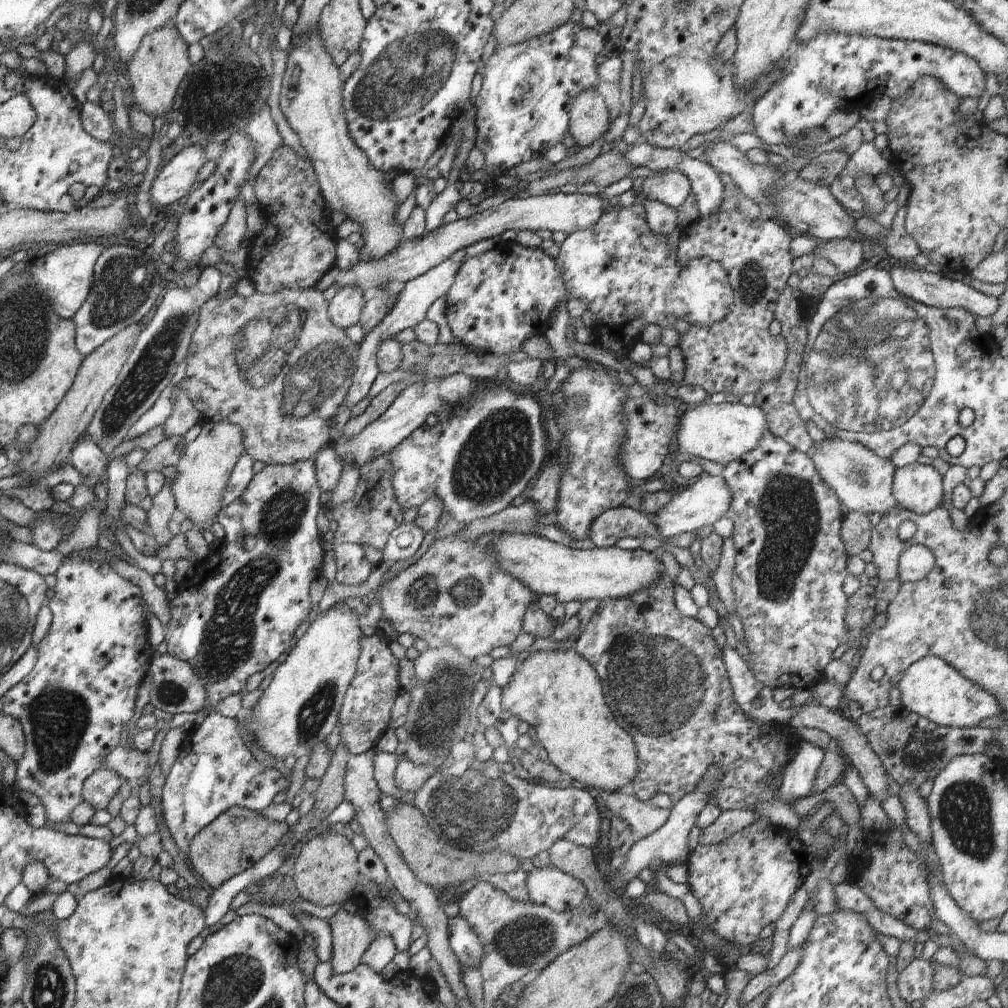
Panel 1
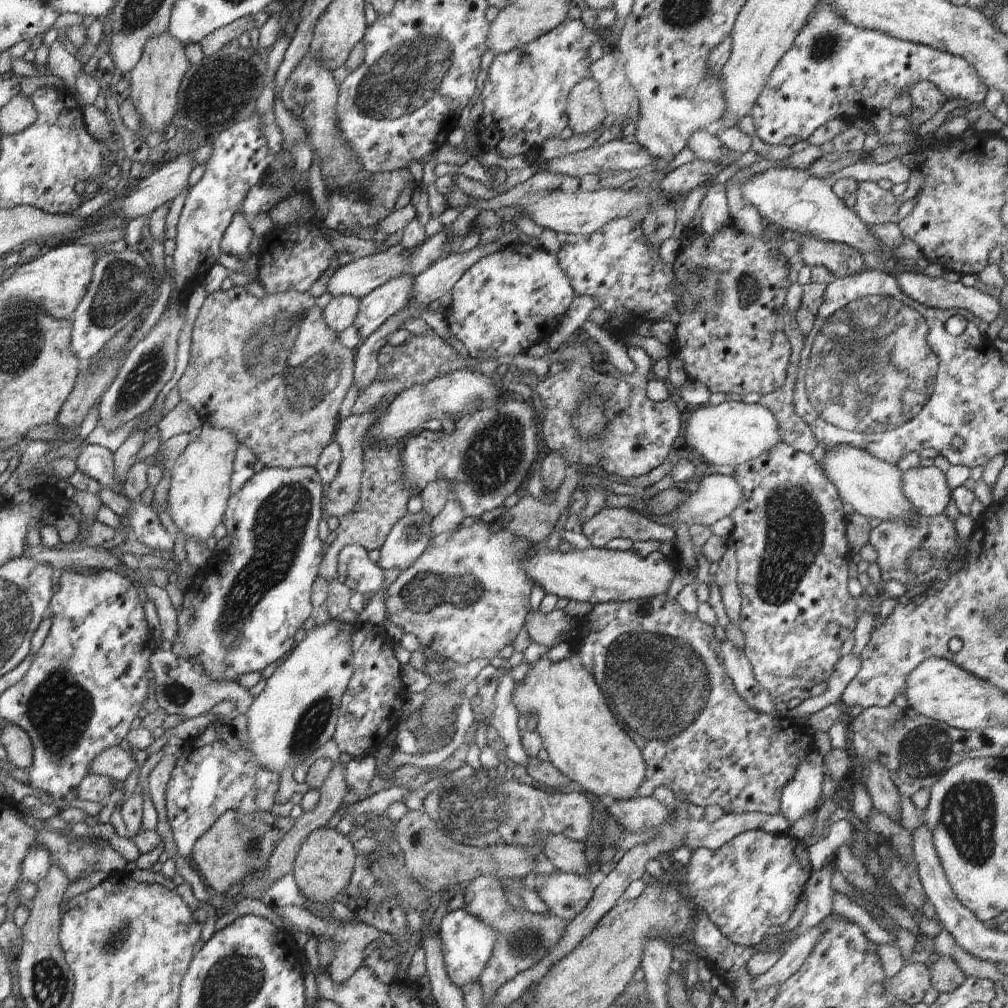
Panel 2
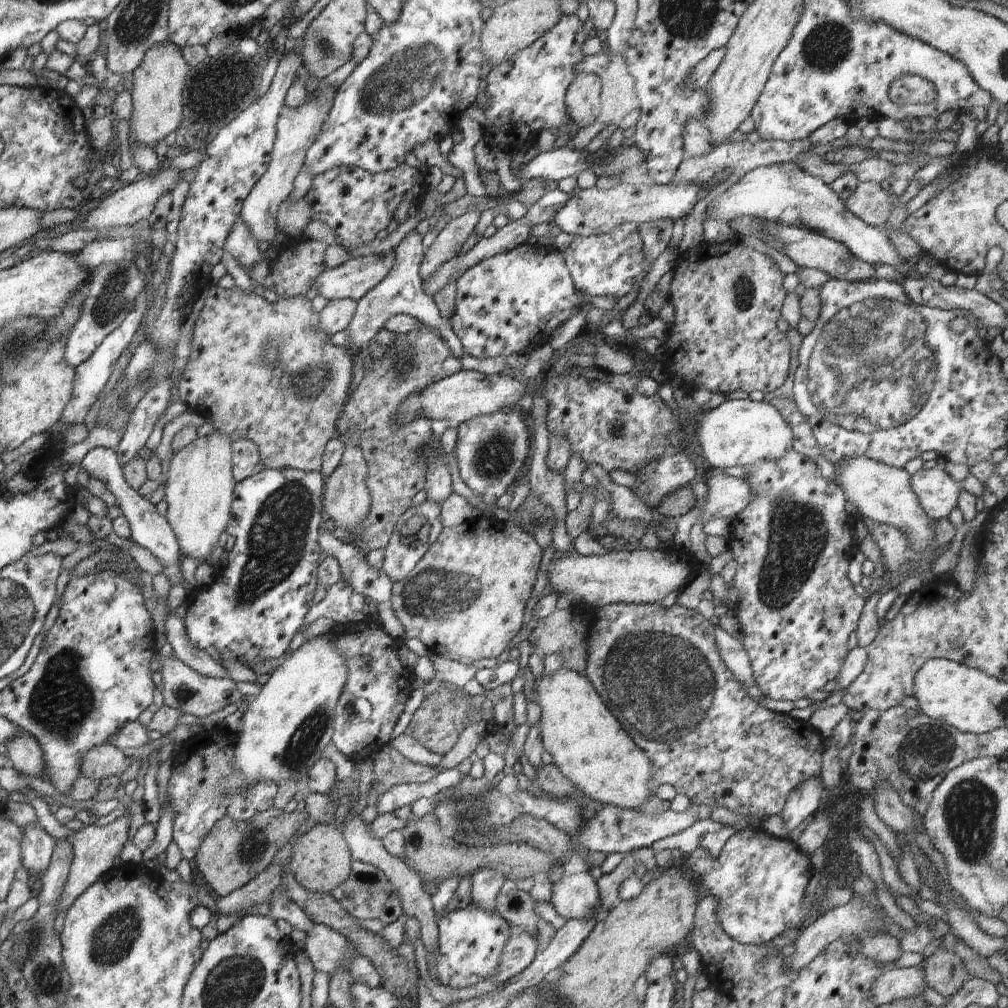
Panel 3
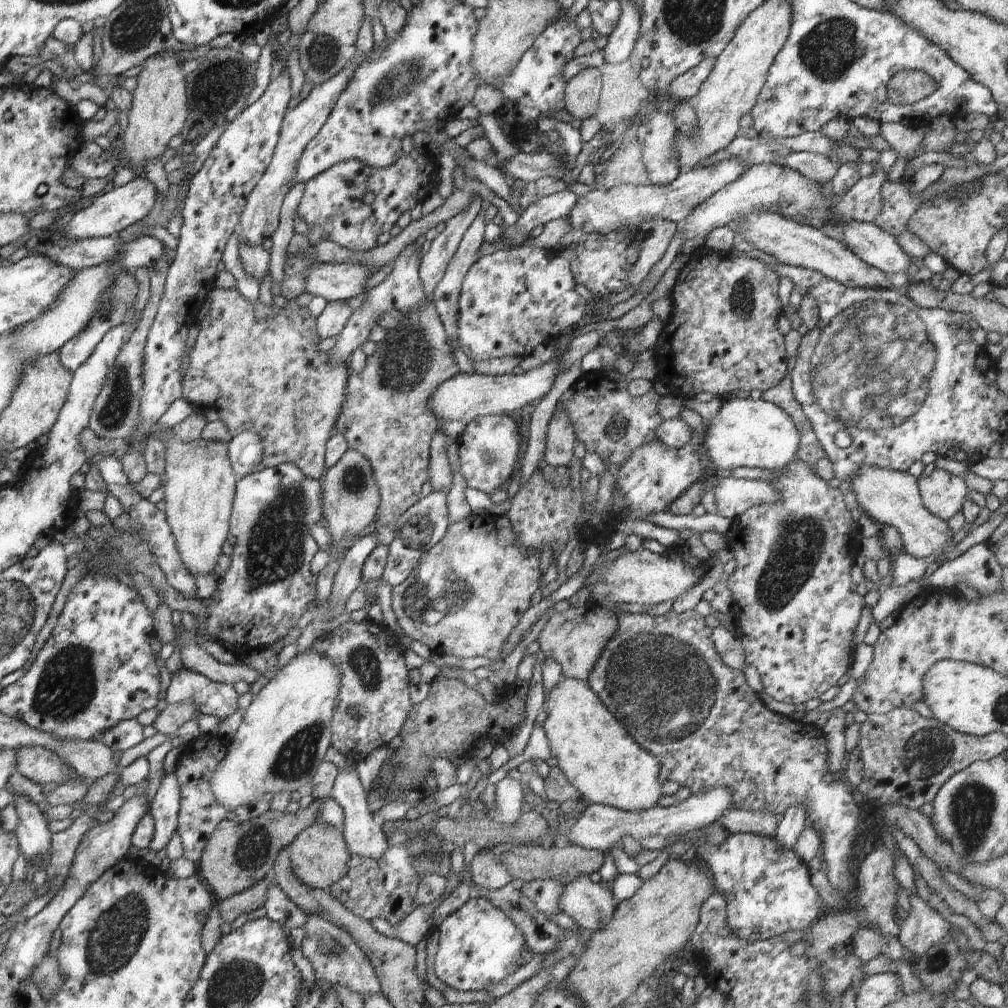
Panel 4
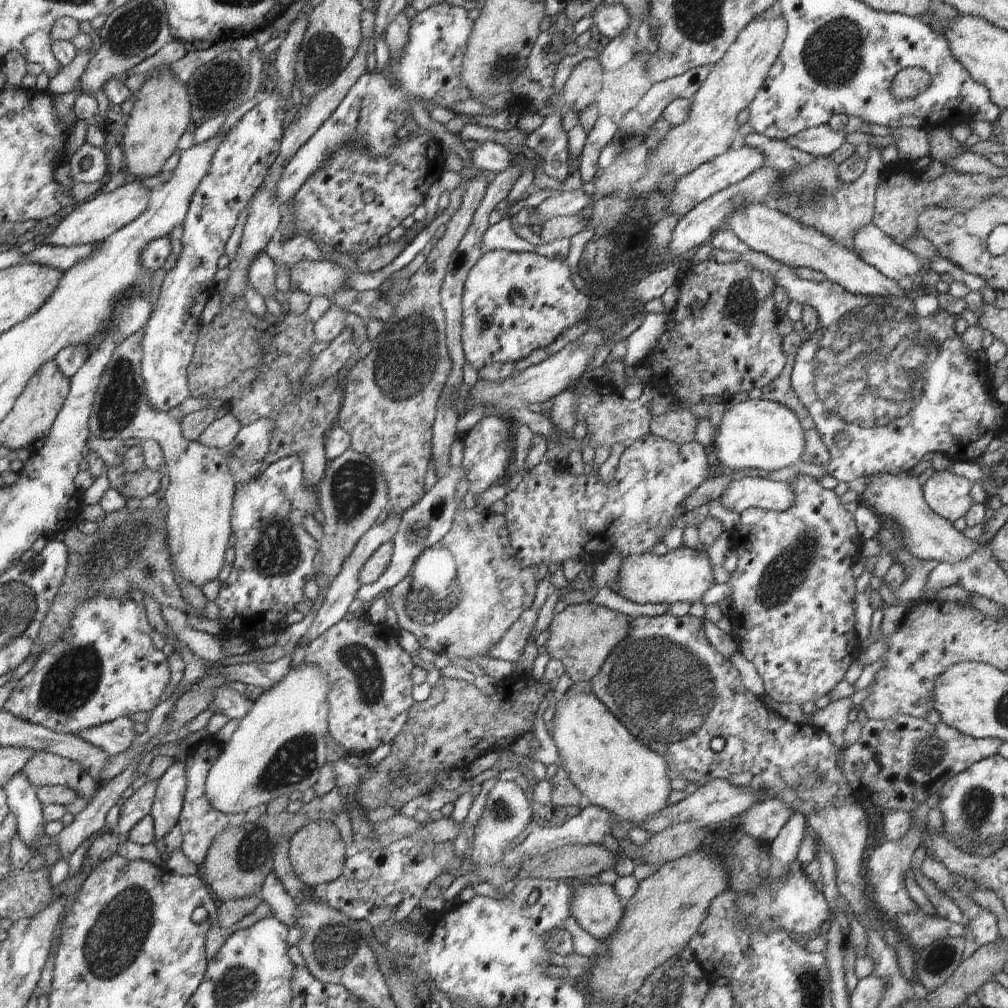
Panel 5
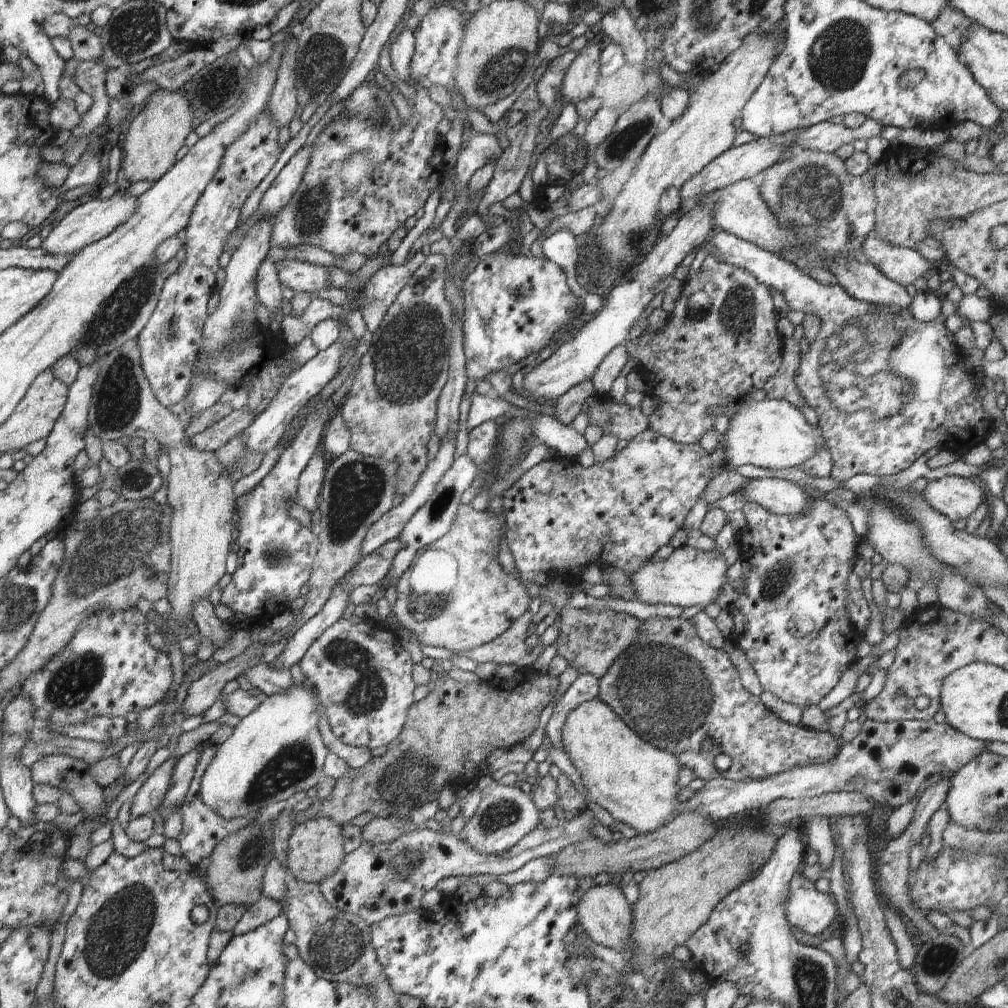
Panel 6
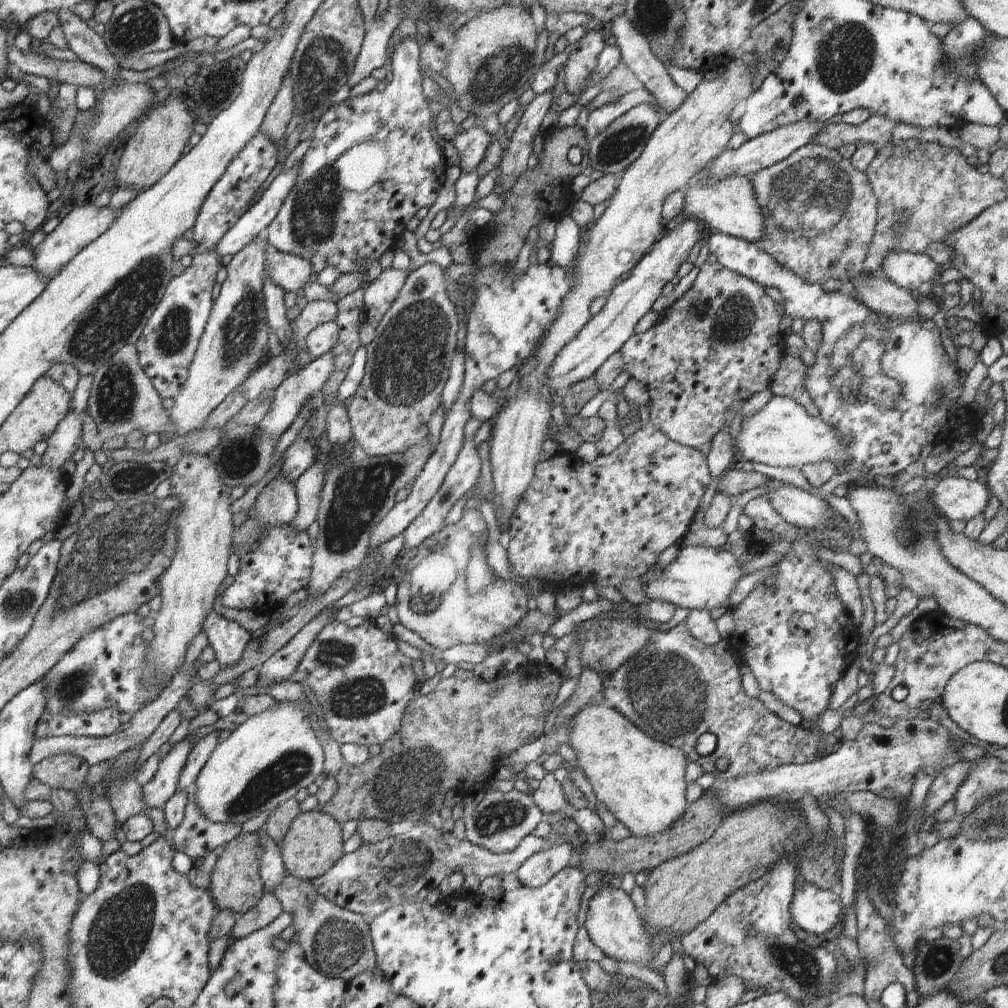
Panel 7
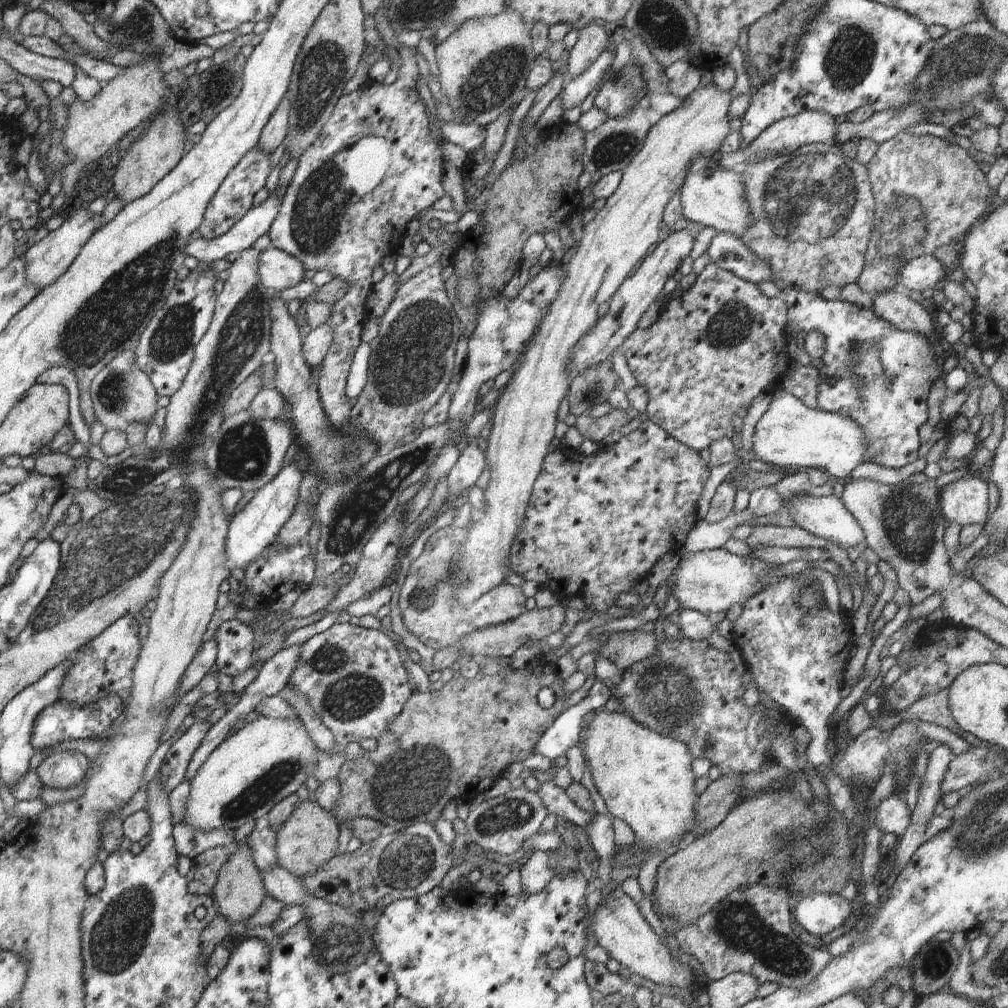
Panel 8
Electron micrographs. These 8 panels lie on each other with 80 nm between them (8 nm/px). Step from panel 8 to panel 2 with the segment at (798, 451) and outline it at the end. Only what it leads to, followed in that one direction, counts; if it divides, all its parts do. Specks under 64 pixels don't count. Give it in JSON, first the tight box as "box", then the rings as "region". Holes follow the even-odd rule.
{"box":[679,401,781,467],"region":[[[724,401],[717,406],[704,404],[691,411],[684,424],[684,436],[680,439],[679,448],[693,448],[711,464],[735,467],[781,443],[781,438],[779,424],[769,408],[758,403]]]}

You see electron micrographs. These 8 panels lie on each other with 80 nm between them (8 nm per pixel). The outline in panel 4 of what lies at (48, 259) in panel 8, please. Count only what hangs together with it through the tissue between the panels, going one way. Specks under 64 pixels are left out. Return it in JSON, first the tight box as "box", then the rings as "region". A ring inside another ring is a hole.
{"box":[59,175,157,241],"region":[[[138,175],[134,180],[128,182],[126,186],[120,186],[119,188],[109,187],[99,193],[97,195],[98,198],[94,200],[94,204],[80,210],[80,212],[76,212],[59,235],[74,241],[80,239],[114,237],[122,230],[146,218],[146,216],[150,214],[150,210],[154,208],[156,196],[157,190],[155,186],[152,185],[144,175]]]}

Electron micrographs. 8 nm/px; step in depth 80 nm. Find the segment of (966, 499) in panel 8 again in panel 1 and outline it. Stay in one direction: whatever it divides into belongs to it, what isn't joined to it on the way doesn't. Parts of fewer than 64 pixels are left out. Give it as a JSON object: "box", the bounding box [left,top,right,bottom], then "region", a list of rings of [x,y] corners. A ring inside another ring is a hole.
{"box":[891,461,943,515],"region":[[[918,461],[895,467],[891,491],[900,508],[923,515],[942,506],[943,476]]]}

